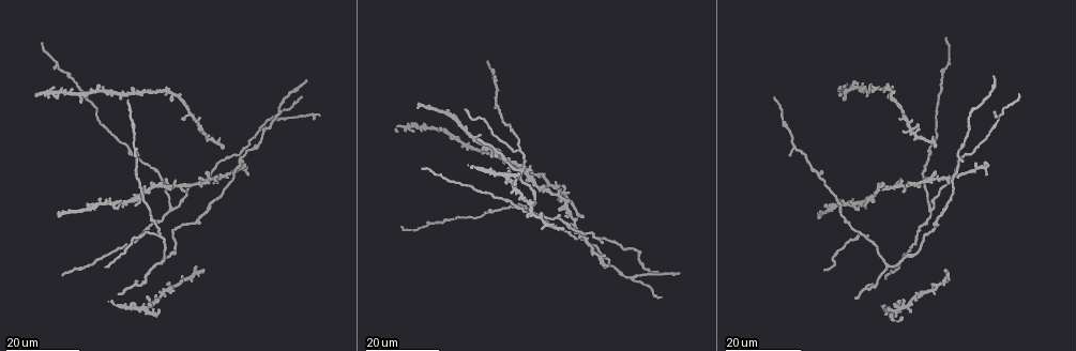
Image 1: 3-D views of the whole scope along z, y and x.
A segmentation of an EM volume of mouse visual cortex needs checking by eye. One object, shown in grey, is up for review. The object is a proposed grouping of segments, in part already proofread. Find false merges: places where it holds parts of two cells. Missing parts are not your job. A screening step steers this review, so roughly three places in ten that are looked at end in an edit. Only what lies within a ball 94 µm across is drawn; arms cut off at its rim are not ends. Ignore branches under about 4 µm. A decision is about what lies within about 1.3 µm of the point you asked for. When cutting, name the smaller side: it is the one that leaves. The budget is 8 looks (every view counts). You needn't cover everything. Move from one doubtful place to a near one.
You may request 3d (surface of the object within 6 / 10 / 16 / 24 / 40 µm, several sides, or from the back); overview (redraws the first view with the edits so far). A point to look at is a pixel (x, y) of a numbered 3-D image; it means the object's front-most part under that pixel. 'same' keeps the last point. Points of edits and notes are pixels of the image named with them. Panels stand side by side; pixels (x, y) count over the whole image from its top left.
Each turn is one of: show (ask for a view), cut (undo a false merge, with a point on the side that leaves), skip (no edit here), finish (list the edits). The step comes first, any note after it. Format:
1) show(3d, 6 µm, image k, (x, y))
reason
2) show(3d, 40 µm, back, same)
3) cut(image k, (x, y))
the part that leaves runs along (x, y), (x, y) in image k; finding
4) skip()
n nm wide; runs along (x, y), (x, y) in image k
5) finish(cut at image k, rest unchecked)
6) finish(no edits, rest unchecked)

show(3d, 16 µm, image 1, (808, 158))
two arms at a narrow angle

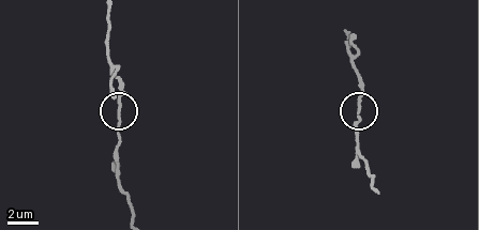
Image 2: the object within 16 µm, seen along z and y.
show(3d, 6 µm, image 2, (118, 103))

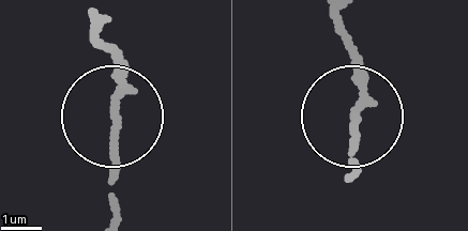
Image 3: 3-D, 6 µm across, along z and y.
skip()
runs along (108, 212), (119, 51) in image 3; all the same cell

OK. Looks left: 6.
show(3d, 16 µm, image 1, (232, 176))
arms part here

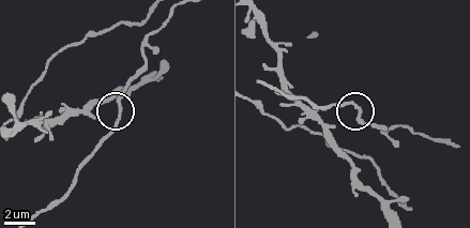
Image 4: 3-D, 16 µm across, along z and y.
show(3d, 10 µm, image 4, (119, 106))

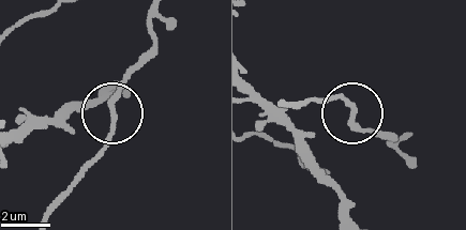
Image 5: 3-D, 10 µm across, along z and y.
skip()
runs along (44, 215), (105, 141), (114, 98), (138, 63) in image 5; all the same cell

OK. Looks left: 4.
show(3d, 16 µm, image 1, (170, 209))
three arms meet

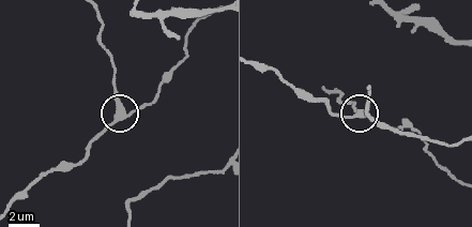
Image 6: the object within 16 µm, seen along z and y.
show(3d, 6 µm, image 6, (121, 110))
zoom in

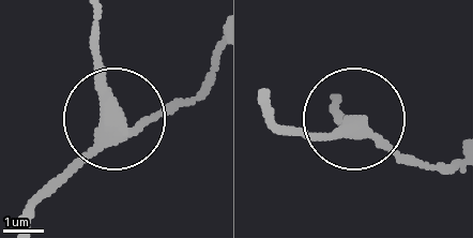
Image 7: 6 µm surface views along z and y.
skip()
330 nm wide; runs along (215, 65), (195, 92), (109, 127), (34, 205) in image 7; all the same cell

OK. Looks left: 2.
show(3d, 24 µm, image 1, (887, 264))
side arm on a straight run

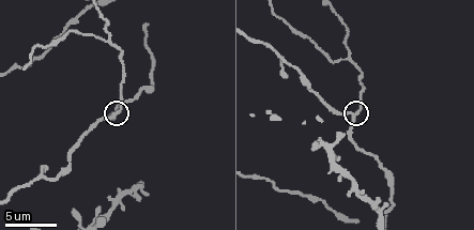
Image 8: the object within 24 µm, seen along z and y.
show(3d, 6 µm, image 8, (347, 115))

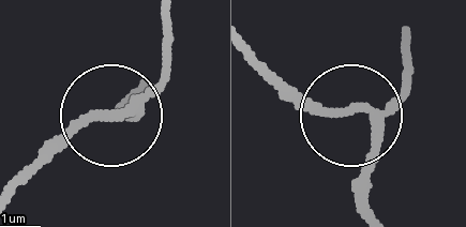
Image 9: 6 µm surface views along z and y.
skip()
side arm 44 µm; all the same cell

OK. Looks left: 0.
finish(no edits, rest unchecked)

